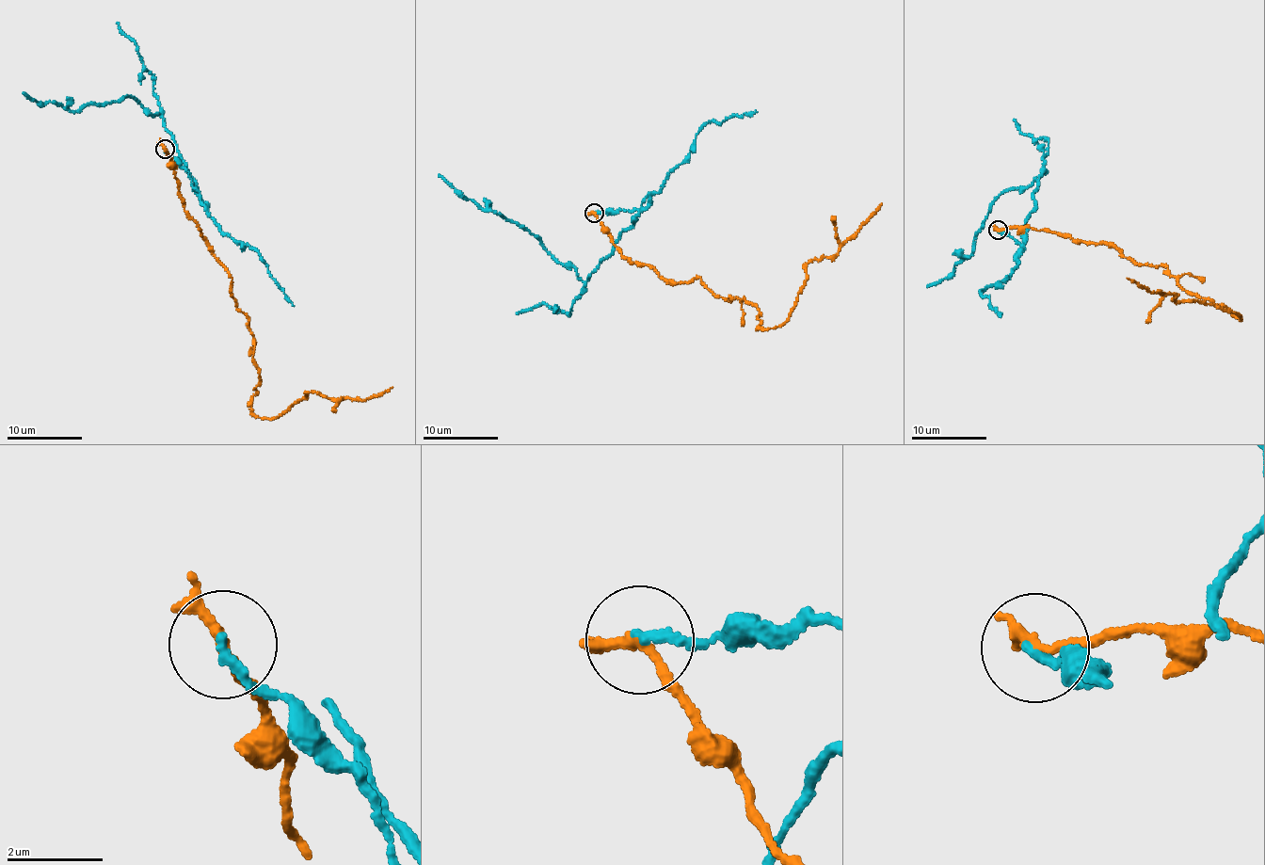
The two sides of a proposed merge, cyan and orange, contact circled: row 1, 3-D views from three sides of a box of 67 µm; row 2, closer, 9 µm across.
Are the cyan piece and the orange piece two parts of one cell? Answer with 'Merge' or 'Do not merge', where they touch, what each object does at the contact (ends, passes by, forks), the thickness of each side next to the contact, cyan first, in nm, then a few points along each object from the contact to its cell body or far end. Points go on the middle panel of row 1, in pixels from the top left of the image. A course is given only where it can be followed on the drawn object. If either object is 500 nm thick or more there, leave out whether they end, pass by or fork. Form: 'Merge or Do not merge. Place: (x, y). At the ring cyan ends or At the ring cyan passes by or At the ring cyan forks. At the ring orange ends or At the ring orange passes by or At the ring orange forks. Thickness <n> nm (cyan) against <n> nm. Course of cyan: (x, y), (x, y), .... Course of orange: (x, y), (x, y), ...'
Do not merge. Place: (594, 213). At the ring cyan ends. At the ring orange forks. Thickness 200 nm (cyan) against 170 nm. Course of cyan: (593, 213), (640, 211), (610, 254), (583, 280), (535, 234), (459, 197), (439, 174). Course of orange: (593, 213), (621, 256), (743, 297), (765, 329), (787, 320), (806, 265), (832, 257), (881, 203)

